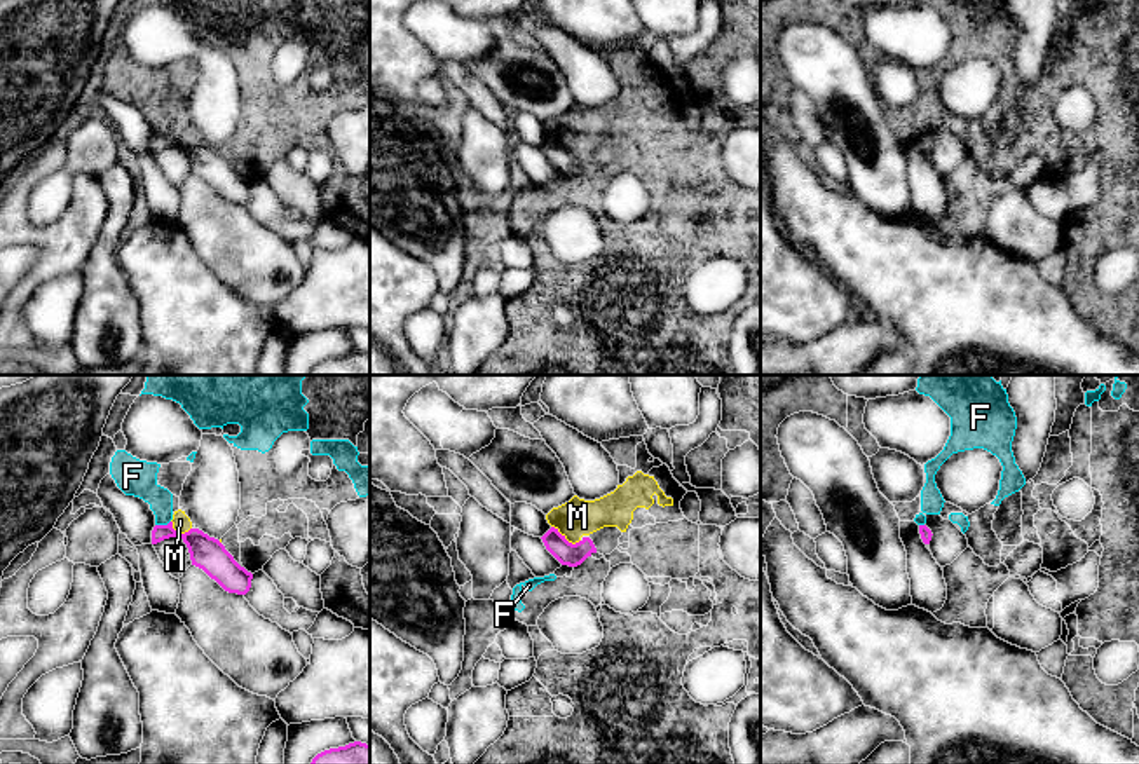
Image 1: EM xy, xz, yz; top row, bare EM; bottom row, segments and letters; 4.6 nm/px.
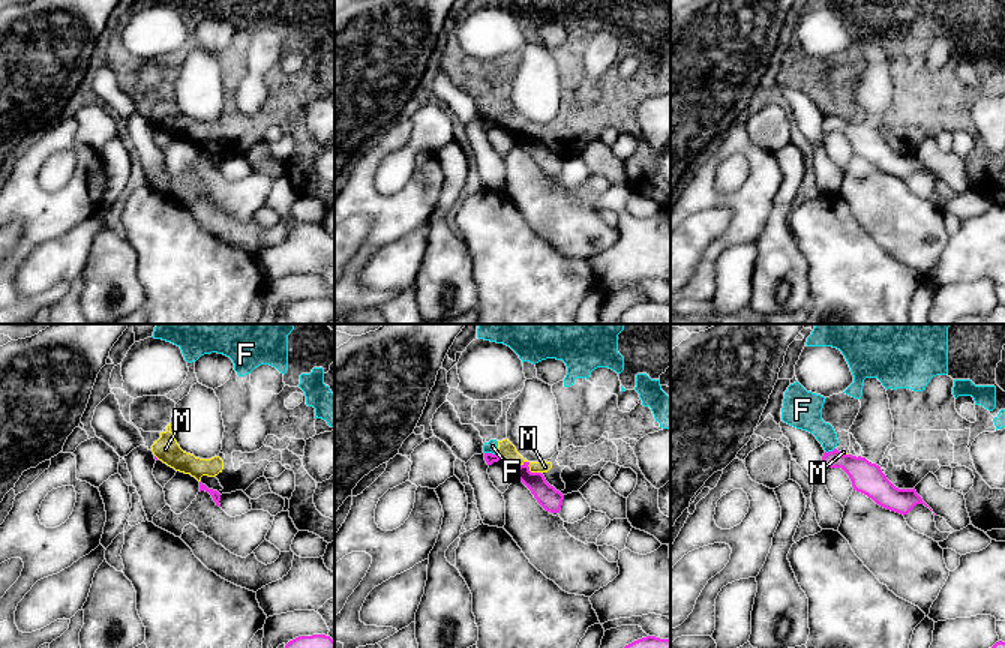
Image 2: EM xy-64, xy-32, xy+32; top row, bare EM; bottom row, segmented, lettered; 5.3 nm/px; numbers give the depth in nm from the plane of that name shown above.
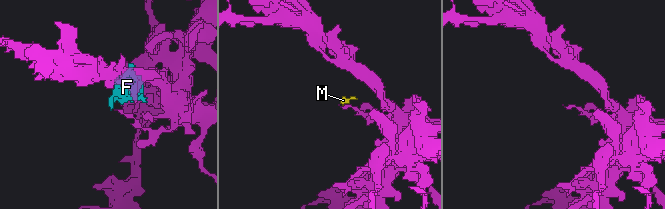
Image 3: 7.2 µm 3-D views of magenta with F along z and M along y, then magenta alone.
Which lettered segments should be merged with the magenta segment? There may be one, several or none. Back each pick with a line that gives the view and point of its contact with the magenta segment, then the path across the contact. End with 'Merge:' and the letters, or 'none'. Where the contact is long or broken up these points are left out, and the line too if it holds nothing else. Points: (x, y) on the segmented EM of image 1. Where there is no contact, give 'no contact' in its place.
Merge: none

